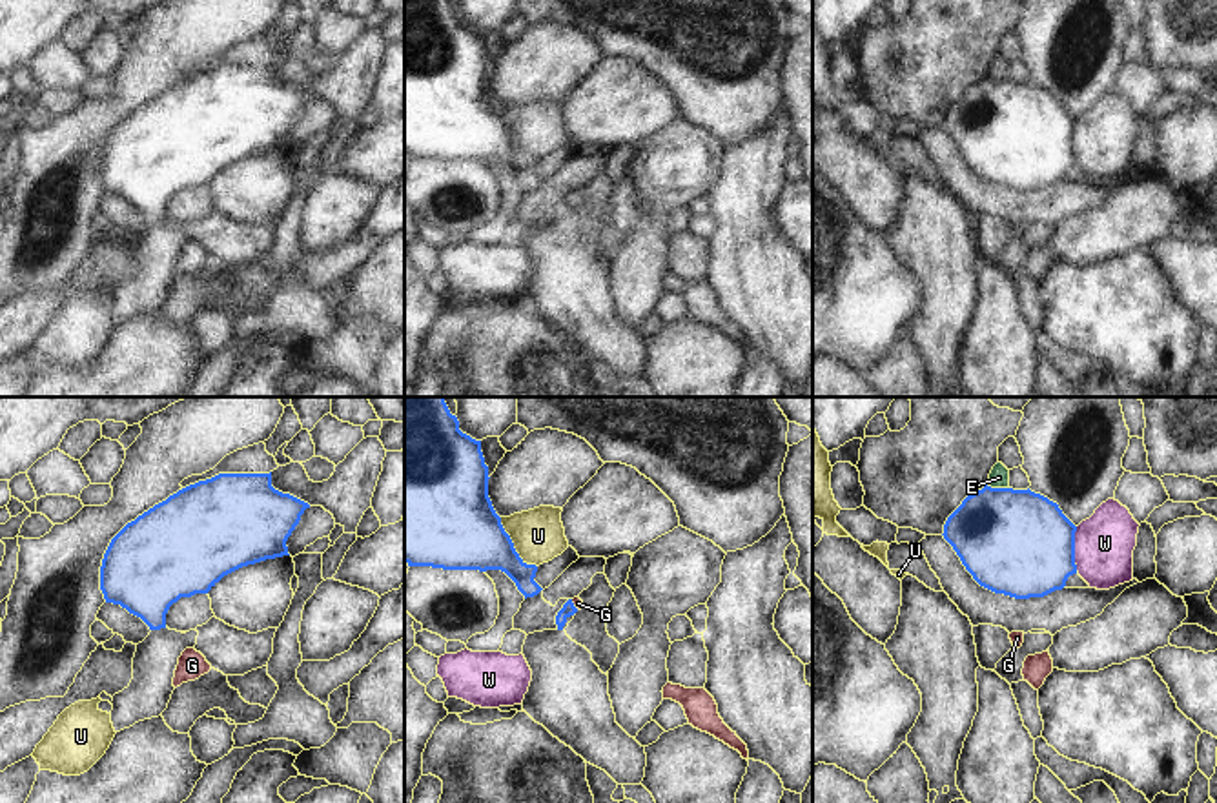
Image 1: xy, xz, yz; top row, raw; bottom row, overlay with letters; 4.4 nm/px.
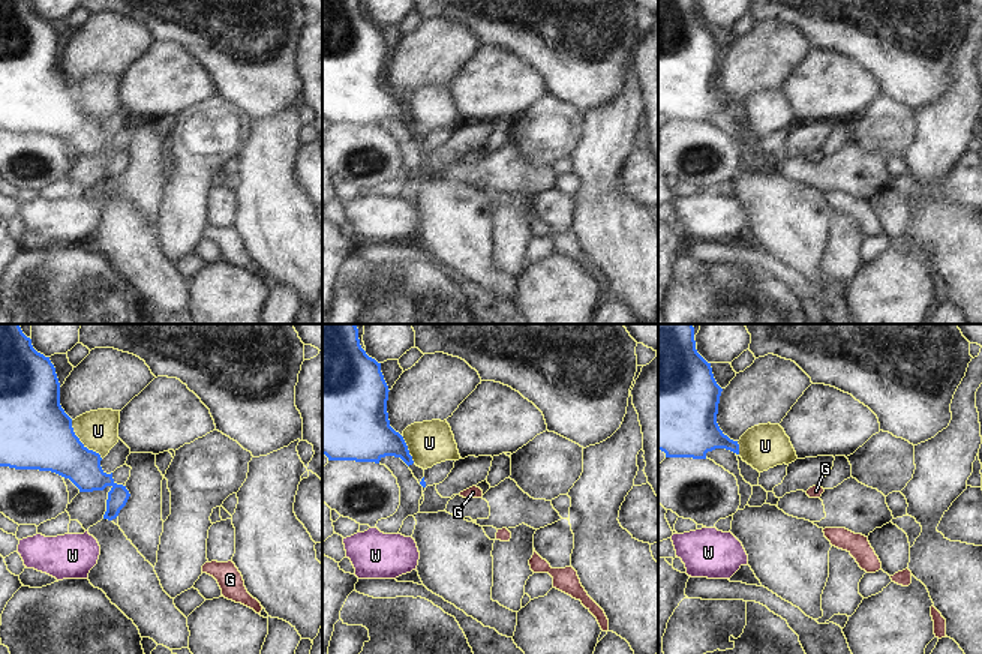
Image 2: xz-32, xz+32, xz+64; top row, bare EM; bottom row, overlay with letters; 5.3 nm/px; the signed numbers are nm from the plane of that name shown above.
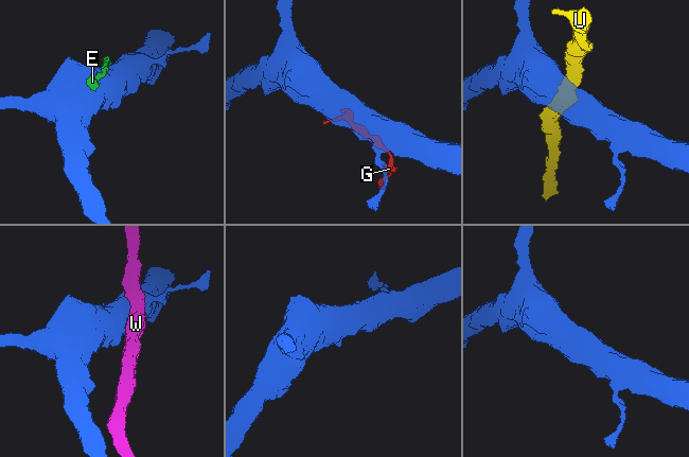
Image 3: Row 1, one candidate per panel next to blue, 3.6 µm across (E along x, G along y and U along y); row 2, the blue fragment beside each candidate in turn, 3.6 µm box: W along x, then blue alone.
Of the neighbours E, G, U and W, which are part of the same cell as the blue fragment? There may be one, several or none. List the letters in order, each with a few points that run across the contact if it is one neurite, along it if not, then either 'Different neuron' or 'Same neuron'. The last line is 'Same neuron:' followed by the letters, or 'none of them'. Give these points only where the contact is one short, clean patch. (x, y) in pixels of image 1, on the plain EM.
E: Different neuron
G: Line: xz (569, 201), (572, 197), (578, 195). Same neuron
U: Different neuron
W: Different neuron
Same neuron: G.

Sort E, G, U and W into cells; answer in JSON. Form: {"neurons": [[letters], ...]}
{"neurons": [["E"], ["G"], ["U"], ["W"]]}

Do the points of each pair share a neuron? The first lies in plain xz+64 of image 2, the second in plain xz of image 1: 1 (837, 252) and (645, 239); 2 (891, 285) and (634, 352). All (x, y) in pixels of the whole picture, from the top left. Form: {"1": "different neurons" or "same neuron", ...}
{"1": "same neuron", "2": "different neurons"}

